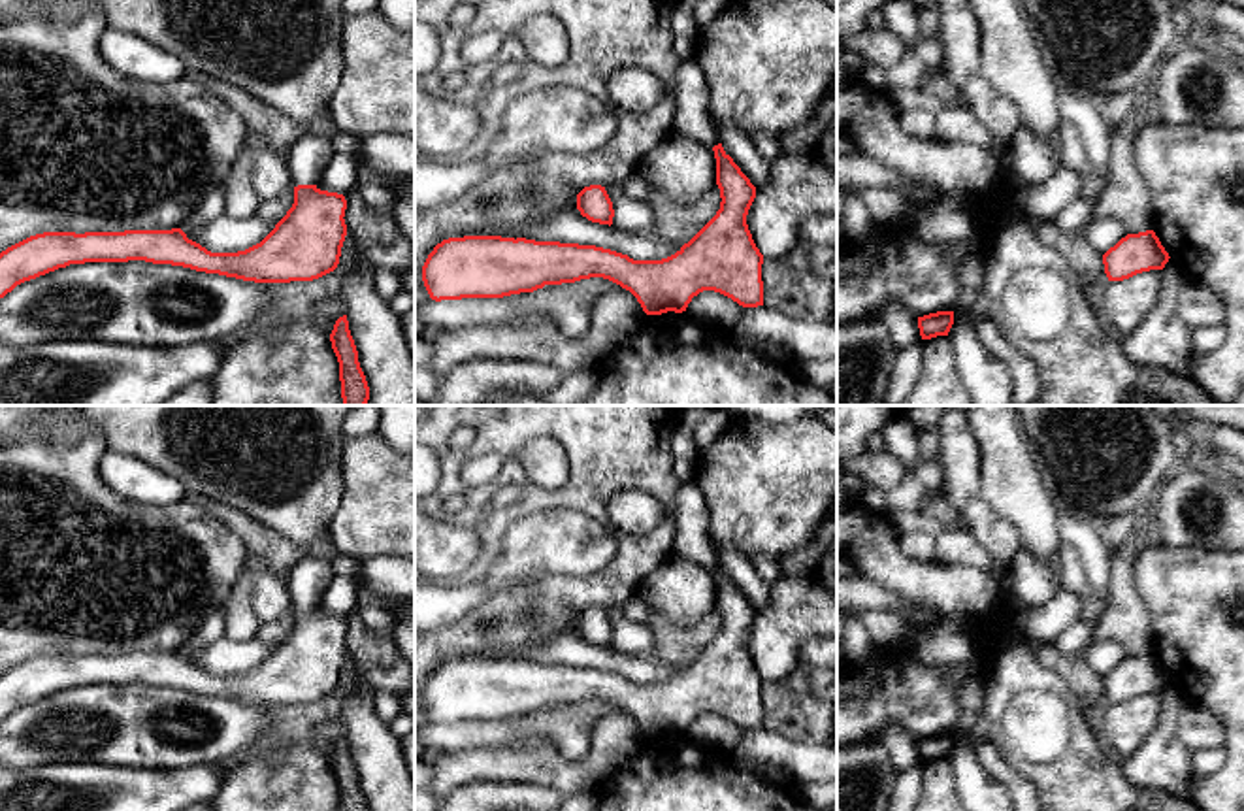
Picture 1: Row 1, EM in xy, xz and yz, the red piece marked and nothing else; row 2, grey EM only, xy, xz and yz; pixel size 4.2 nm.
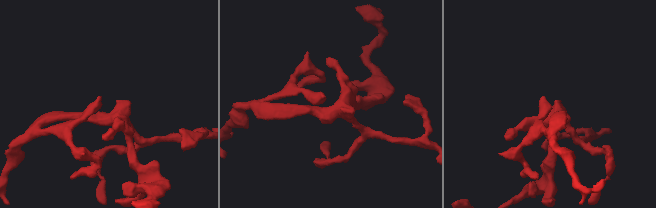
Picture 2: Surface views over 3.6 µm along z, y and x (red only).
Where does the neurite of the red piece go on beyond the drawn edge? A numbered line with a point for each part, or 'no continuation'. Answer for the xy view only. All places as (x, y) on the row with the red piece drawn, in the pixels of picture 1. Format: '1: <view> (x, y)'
1: xy (308, 159)

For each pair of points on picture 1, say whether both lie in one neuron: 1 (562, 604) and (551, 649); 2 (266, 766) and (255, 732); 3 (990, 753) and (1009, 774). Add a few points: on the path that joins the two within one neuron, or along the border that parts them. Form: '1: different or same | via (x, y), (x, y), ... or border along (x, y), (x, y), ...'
1: different | border along (570, 634), (511, 649)
2: different | border along (270, 742), (251, 753)
3: same | via (994, 759), (1003, 768)

